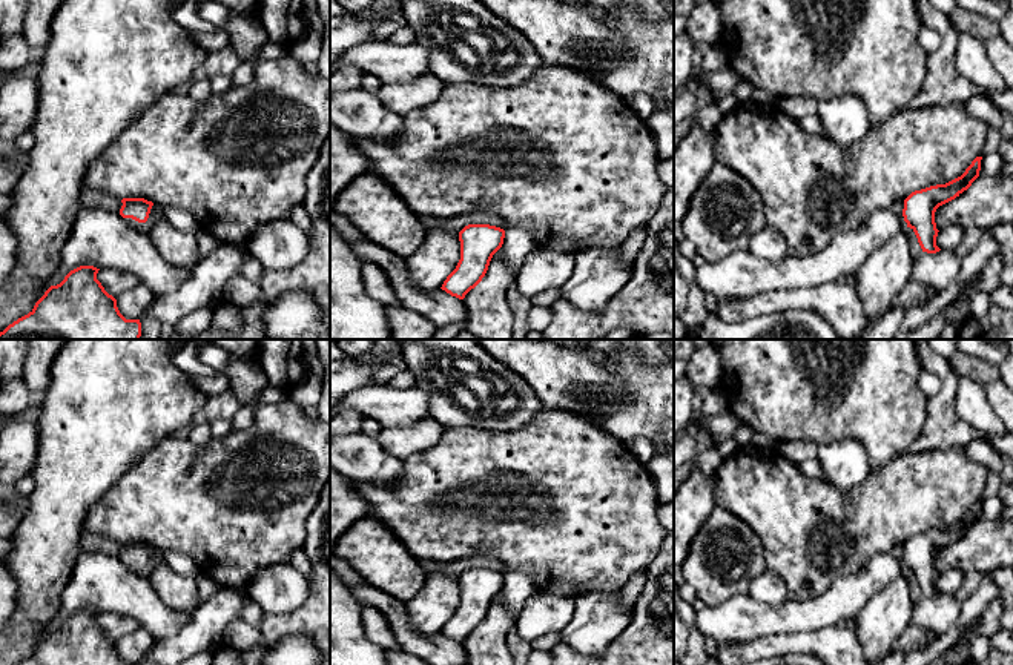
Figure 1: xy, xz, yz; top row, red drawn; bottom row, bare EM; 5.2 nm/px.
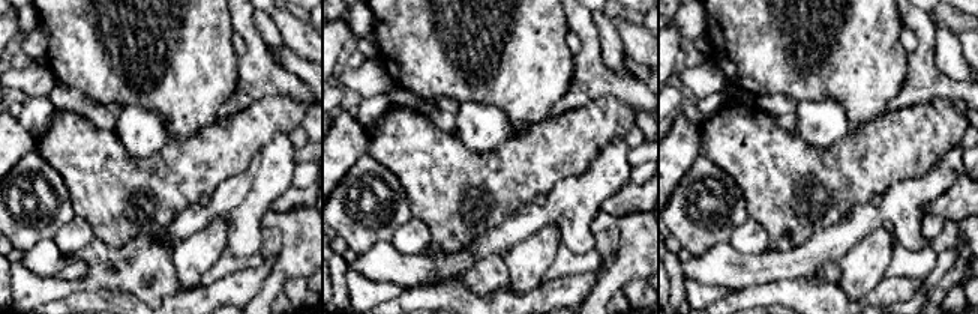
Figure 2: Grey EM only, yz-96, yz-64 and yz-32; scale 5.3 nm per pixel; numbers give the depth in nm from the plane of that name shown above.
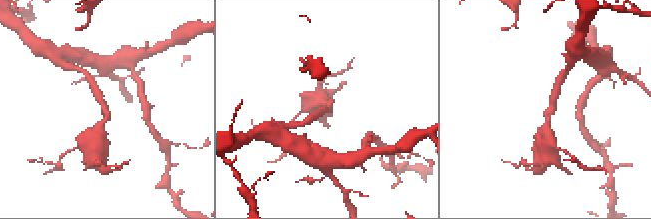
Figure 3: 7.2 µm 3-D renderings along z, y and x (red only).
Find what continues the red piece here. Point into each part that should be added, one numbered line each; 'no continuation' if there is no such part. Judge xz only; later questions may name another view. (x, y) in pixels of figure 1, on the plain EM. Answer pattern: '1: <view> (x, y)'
no continuation

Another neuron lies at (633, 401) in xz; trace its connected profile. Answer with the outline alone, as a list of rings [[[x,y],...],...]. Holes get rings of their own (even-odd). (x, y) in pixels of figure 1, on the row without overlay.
[[[476,339],[494,359],[523,378],[546,409],[572,412],[603,428],[626,448],[637,438],[646,439],[655,456],[674,452],[674,362],[658,367],[643,364],[638,352],[629,349],[572,352],[554,342],[531,339]]]

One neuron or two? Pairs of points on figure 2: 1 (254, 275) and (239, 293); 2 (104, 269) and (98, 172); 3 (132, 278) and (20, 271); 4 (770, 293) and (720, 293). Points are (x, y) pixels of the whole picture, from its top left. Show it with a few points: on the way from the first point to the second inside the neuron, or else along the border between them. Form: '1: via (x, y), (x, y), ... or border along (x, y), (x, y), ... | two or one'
1: via (249, 280), (240, 289) | one
2: border along (137, 236), (120, 248), (108, 248), (96, 239) | two
3: via (104, 278), (95, 278), (69, 287), (48, 287) | one
4: border along (734, 292), (725, 298) | two

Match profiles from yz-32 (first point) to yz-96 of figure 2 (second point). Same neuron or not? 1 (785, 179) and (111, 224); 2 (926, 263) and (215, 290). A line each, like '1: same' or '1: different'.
1: same
2: different

